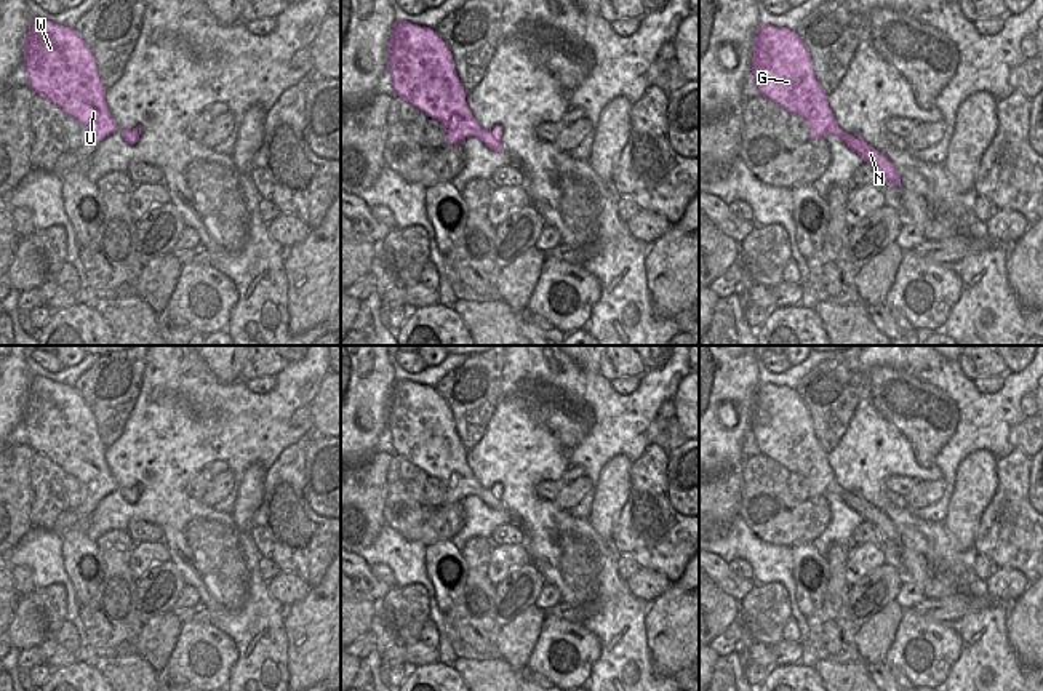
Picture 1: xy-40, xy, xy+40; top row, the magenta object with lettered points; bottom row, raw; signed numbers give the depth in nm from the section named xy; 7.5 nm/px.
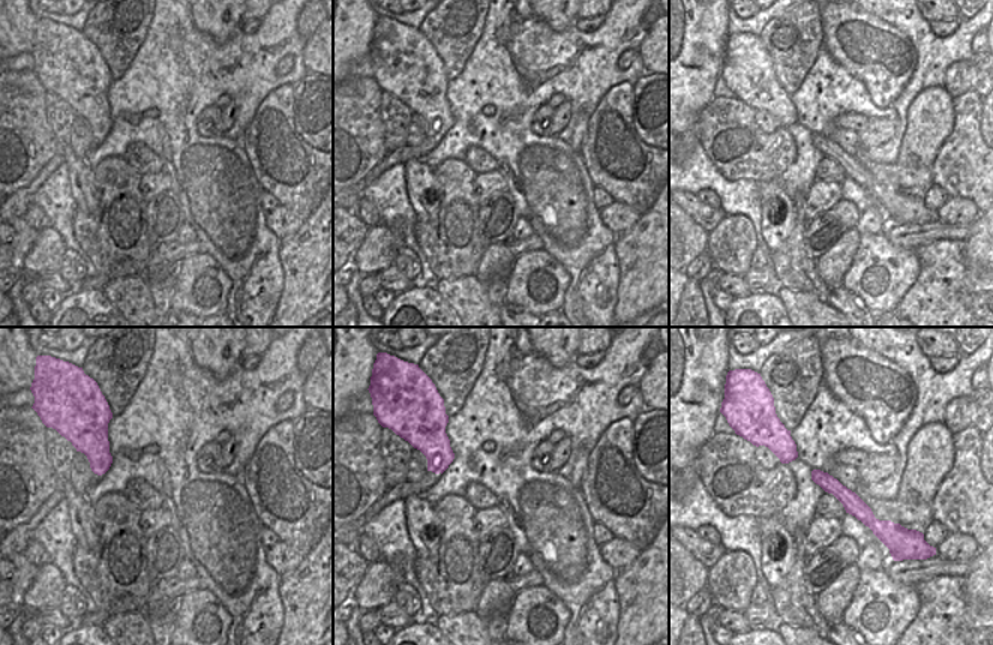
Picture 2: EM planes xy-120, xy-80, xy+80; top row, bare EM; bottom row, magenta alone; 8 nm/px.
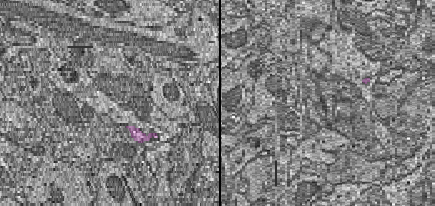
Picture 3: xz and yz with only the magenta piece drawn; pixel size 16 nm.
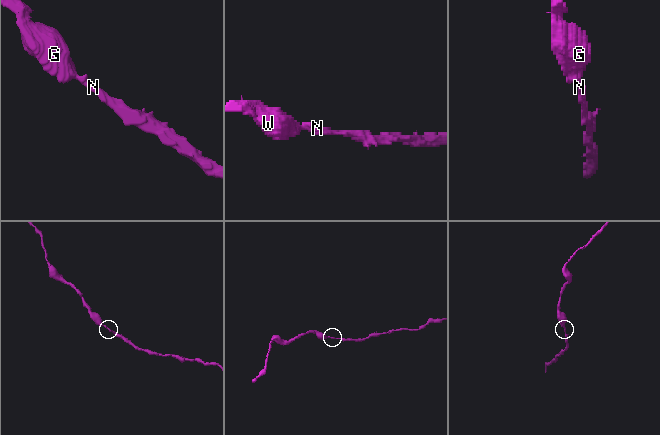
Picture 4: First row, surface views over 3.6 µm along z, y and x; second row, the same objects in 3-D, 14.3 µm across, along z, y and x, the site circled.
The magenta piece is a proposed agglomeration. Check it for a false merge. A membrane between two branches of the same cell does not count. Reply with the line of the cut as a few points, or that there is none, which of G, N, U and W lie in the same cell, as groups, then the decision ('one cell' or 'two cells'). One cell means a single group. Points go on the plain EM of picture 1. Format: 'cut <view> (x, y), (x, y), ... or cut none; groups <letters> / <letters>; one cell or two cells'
cut none; groups G N U W; one cell

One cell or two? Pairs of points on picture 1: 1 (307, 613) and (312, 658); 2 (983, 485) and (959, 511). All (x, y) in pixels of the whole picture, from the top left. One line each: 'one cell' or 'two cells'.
1: one cell
2: one cell

